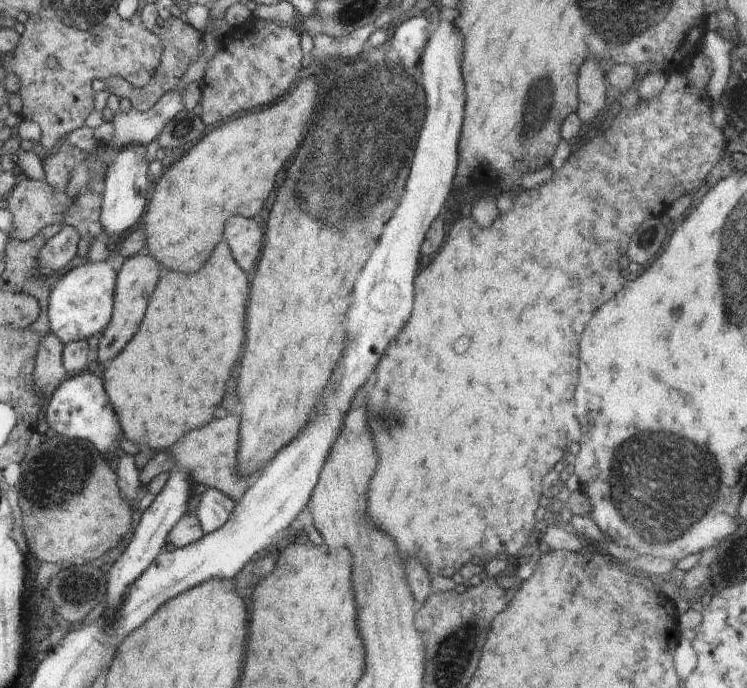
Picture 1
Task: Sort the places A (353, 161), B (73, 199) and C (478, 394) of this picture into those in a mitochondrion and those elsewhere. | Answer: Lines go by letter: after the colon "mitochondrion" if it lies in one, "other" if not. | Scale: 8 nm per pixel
A: mitochondrion
B: other
C: other

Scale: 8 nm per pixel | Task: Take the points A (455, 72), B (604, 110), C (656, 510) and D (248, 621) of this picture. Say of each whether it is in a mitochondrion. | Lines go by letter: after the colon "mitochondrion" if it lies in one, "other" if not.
A: other
B: other
C: mitochondrion
D: other

